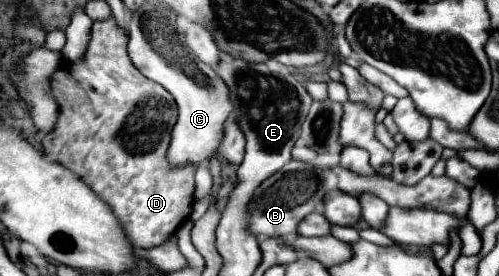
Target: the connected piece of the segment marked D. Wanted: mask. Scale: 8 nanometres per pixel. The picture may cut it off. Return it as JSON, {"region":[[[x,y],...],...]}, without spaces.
{"region":[[[113,18],[95,22],[91,42],[81,62],[65,62],[51,78],[51,94],[59,104],[59,116],[51,134],[41,138],[41,146],[49,160],[73,170],[119,218],[119,224],[133,246],[155,248],[189,218],[193,208],[195,170],[197,166],[171,166],[167,162],[167,148],[171,130],[177,122],[177,106],[171,94],[157,82],[151,82],[131,66],[127,54],[127,32],[115,26]]]}

